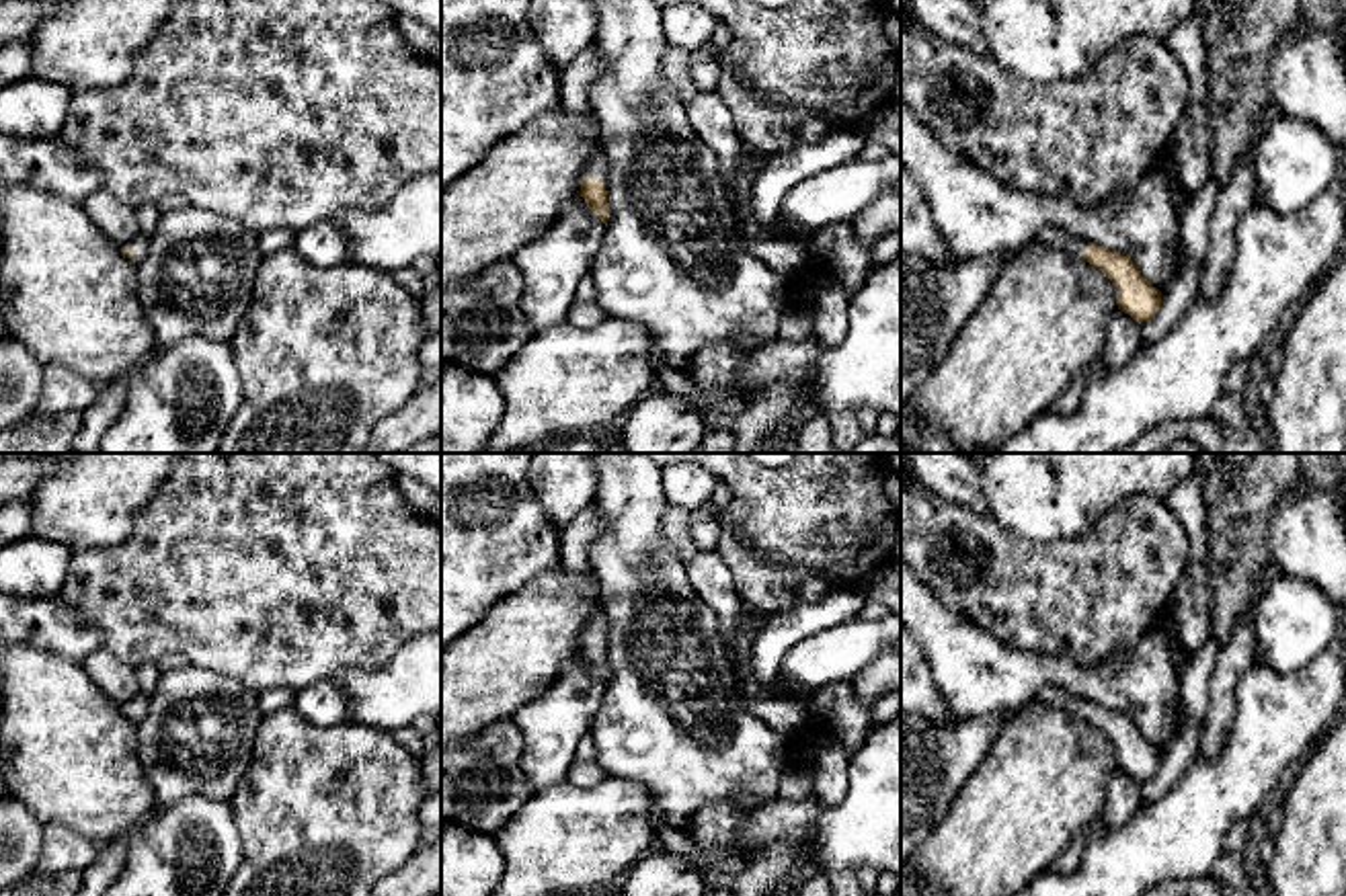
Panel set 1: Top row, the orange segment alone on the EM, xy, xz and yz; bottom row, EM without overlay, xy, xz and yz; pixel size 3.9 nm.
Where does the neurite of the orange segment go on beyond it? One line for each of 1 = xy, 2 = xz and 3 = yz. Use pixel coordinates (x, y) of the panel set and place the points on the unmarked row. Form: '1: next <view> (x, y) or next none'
1: next xy (138, 704)
2: next xz (598, 624)
3: next yz (1074, 706)

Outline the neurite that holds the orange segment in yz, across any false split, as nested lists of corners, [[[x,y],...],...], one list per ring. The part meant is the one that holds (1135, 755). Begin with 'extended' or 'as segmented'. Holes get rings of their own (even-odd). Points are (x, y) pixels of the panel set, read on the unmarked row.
extended; [[[1038,689],[1034,699],[1057,705],[1073,718],[1100,728],[1116,748],[1118,769],[1129,773],[1133,779],[1151,779],[1161,763],[1161,750],[1155,748],[1139,730],[1139,726],[1124,714],[1108,709],[1104,705],[1077,699],[1063,689]]]

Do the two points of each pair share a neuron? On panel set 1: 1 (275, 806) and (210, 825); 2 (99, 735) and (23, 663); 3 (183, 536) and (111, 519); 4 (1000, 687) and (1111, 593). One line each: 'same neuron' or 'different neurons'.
1: different neurons
2: same neuron
3: different neurons
4: different neurons

